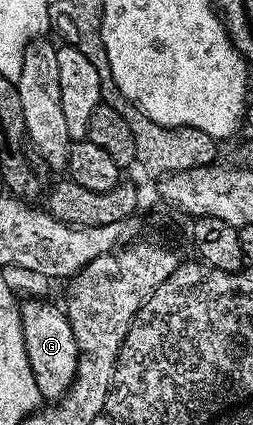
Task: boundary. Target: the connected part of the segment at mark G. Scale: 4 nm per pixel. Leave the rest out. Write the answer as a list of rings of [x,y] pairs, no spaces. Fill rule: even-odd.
[[[29,298],[20,303],[21,323],[23,324],[23,344],[27,348],[27,360],[35,376],[35,388],[39,388],[42,399],[52,404],[71,388],[79,364],[79,348],[75,344],[75,332],[71,332],[69,317],[64,309],[53,302],[40,302]]]

